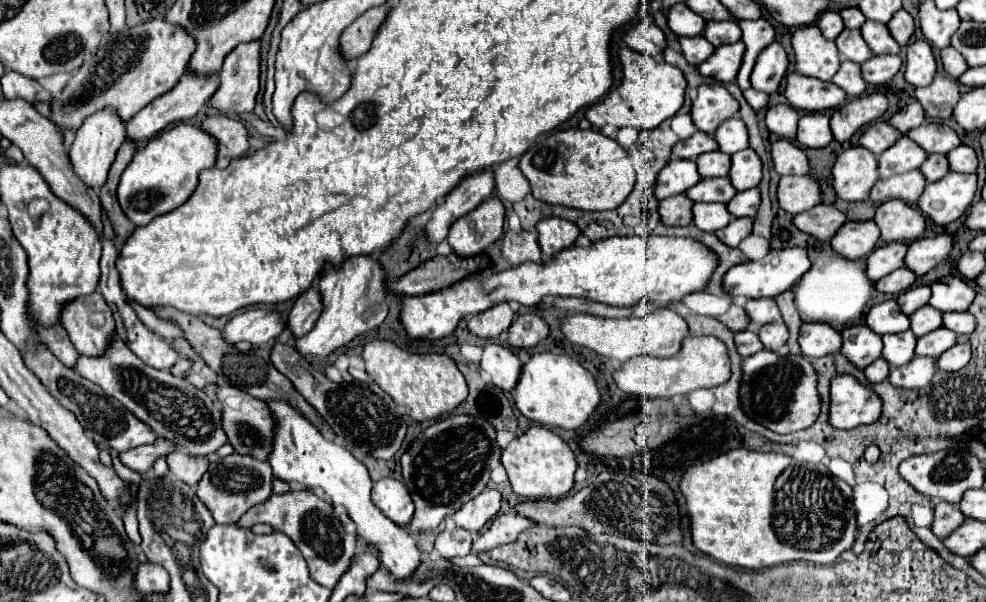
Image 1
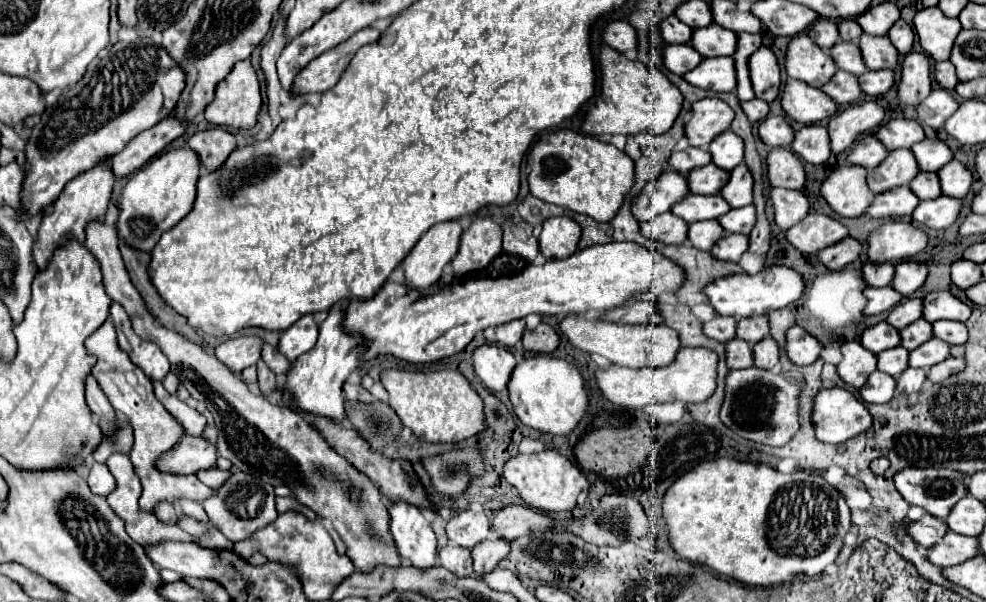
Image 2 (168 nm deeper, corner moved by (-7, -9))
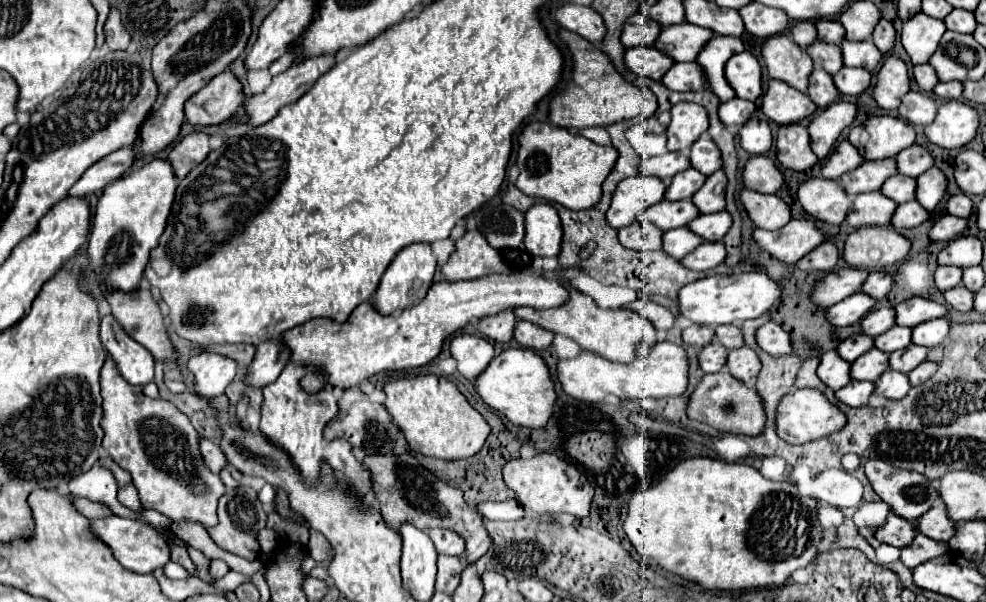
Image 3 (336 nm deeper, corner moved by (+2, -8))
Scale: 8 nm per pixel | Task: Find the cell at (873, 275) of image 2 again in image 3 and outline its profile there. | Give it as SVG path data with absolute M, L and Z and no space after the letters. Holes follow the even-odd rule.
M846 267L840 271L832 271L820 283L816 283L816 287L812 291L812 301L818 307L828 309L830 305L858 293L862 289L866 277L868 277L866 269Z

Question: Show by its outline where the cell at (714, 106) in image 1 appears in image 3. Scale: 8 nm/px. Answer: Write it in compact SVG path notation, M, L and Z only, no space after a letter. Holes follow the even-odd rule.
M678 103L672 107L672 121L668 125L668 149L684 151L710 127L708 111L698 103Z

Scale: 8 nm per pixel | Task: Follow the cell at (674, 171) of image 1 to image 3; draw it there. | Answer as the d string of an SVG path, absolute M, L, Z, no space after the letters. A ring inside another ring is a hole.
M636 175L618 183L612 205L606 213L608 223L614 229L626 227L638 219L638 215L654 203L664 199L666 185L654 175Z

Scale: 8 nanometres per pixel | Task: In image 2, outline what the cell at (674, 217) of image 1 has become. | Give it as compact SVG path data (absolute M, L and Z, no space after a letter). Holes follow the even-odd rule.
M671 212L659 214L657 218L641 224L641 234L651 242L661 244L685 244L687 240L687 224L673 216Z

